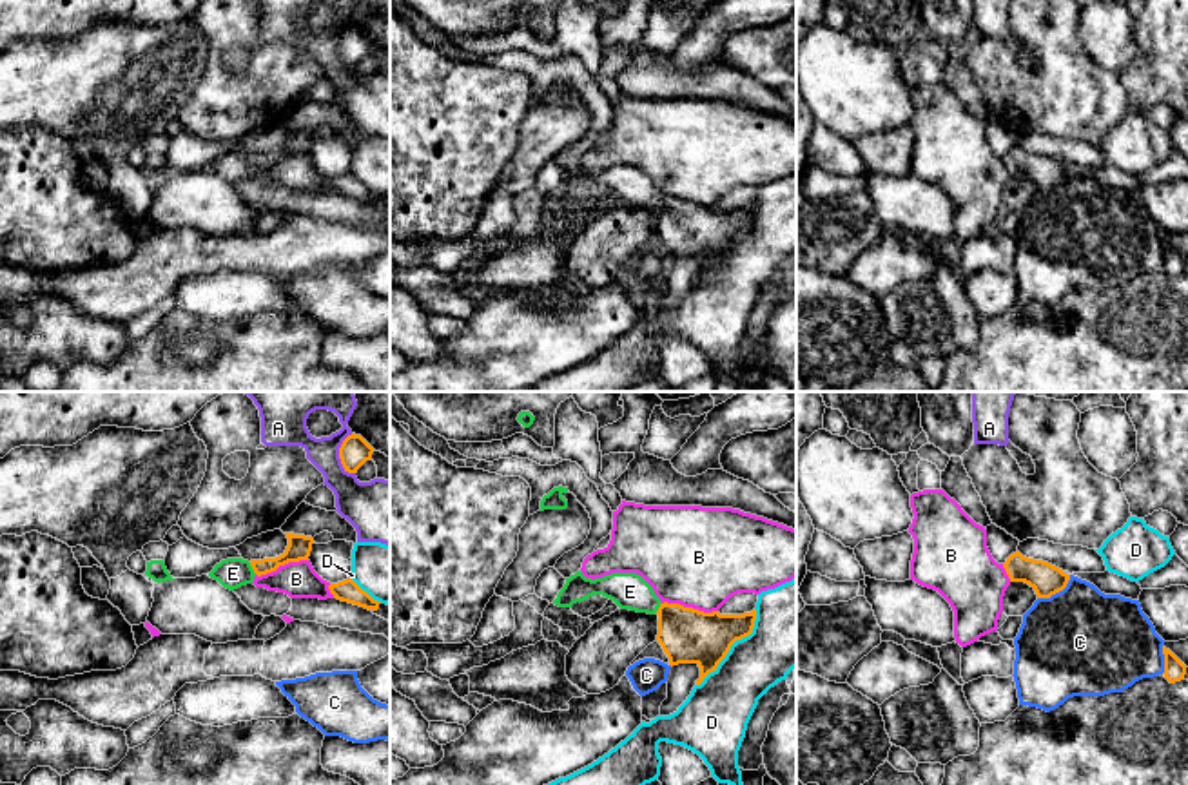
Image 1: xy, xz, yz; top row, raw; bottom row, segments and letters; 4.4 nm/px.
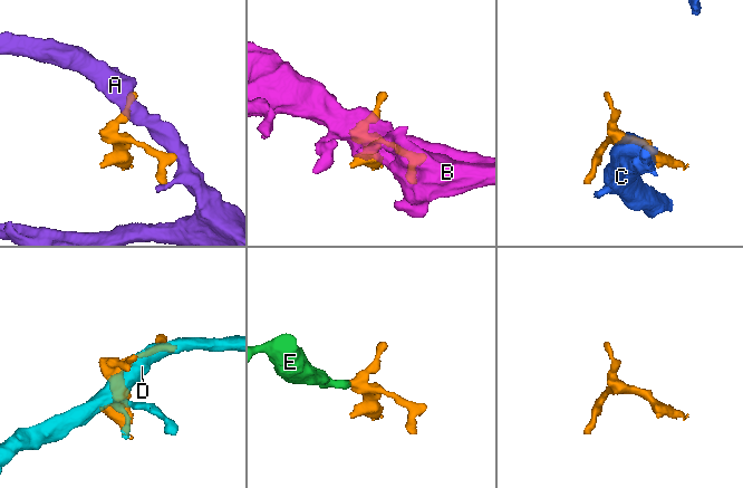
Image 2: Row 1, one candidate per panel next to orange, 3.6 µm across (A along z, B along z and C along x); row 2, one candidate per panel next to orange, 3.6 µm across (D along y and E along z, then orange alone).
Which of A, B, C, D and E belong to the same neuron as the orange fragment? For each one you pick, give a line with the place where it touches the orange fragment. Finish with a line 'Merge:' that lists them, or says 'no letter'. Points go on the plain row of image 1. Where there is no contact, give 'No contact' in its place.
E: Touches orange at xy (253, 162)
Merge: E

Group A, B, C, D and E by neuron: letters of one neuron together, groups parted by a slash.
A / B / C / D / E

